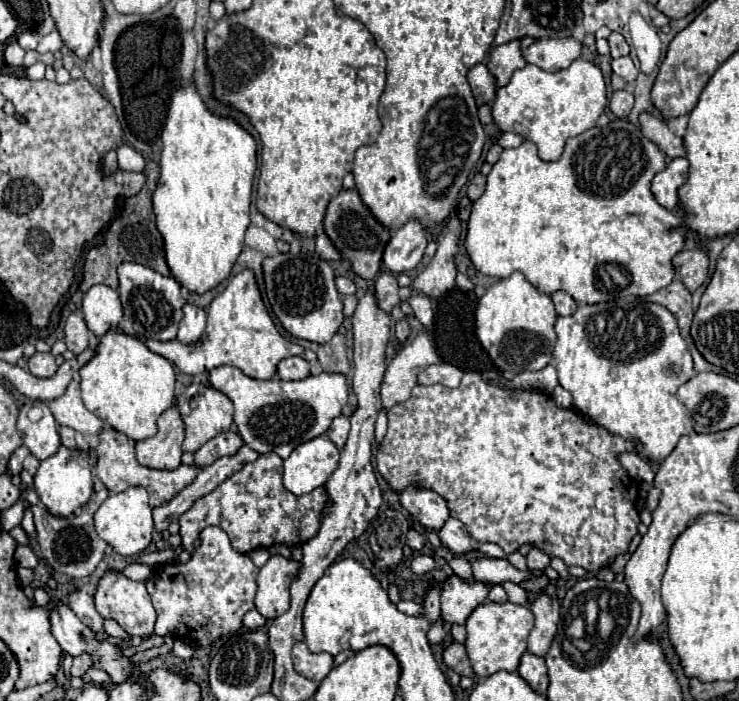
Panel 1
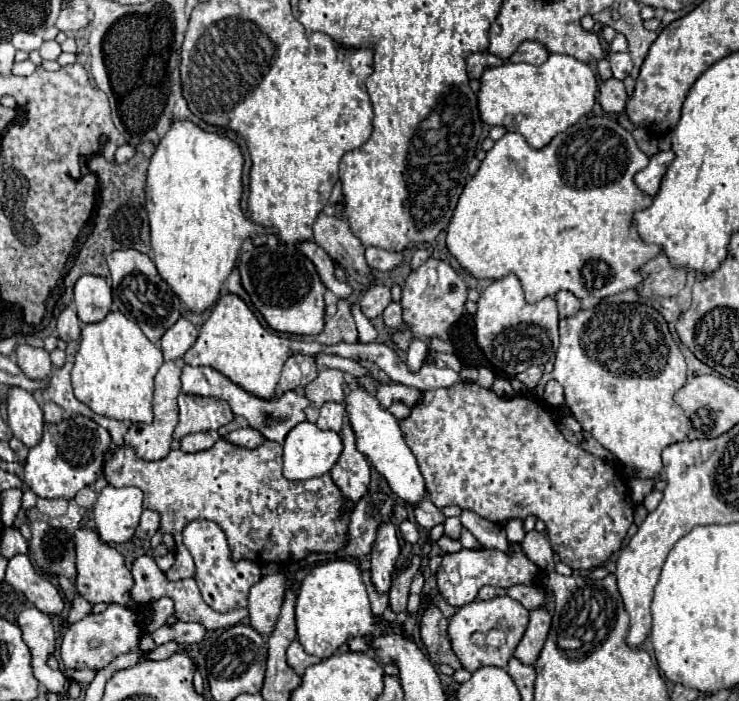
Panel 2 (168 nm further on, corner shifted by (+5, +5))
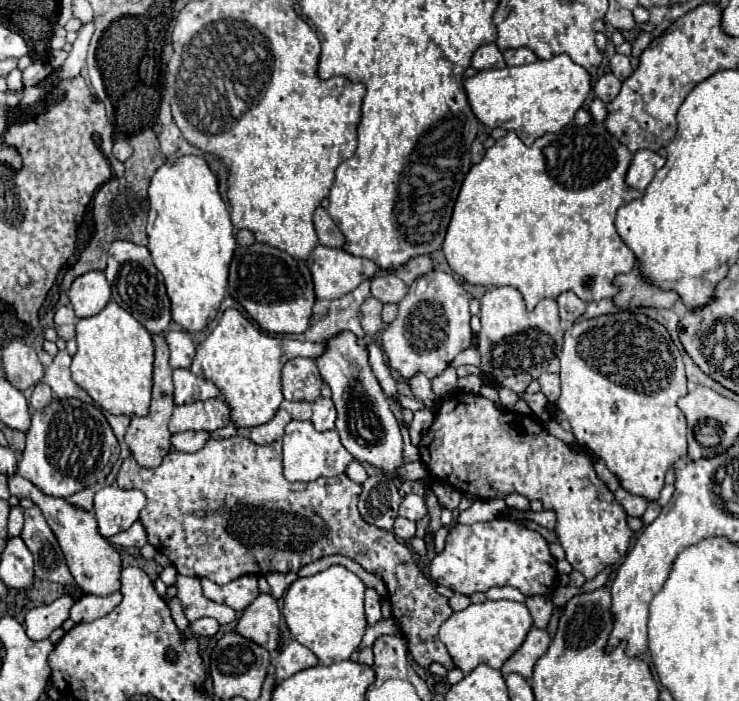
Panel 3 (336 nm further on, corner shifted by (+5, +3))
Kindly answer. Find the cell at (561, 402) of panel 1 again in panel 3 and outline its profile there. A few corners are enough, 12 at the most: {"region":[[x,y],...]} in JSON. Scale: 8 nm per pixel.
{"region":[[541,372],[537,382],[553,404],[559,398],[559,374]]}

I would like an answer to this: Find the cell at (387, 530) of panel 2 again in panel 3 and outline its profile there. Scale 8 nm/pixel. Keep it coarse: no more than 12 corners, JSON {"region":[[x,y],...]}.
{"region":[[365,590],[365,616],[373,626],[381,620],[381,602],[375,590]]}

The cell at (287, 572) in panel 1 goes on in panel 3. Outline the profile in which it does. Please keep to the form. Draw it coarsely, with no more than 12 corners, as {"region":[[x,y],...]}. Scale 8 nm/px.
{"region":[[259,594],[239,618],[237,634],[273,652],[281,612]]}

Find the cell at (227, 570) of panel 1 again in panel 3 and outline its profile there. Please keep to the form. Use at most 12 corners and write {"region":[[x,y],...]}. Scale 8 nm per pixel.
{"region":[[241,576],[225,586],[200,578],[203,594],[217,604],[245,610],[259,596],[257,578]]}

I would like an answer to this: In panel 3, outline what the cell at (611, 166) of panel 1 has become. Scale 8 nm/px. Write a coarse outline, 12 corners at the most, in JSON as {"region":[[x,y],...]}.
{"region":[[599,122],[467,172],[443,254],[527,310],[613,298],[631,152]]}

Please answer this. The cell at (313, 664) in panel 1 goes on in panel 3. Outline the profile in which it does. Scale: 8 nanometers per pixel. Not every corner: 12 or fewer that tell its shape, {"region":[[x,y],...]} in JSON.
{"region":[[291,640],[271,660],[275,678],[317,666],[309,648]]}

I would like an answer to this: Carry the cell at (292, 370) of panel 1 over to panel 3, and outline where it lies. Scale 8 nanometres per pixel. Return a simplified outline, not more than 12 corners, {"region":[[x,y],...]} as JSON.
{"region":[[313,358],[283,366],[283,396],[315,402],[321,376]]}

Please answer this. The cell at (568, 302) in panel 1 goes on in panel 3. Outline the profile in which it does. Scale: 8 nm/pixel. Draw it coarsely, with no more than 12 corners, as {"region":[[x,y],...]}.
{"region":[[573,292],[557,298],[561,320],[577,320],[587,304]]}

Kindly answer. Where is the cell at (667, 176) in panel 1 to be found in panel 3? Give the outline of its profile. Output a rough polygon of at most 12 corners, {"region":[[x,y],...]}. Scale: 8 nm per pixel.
{"region":[[637,150],[625,182],[645,190],[663,164],[653,150]]}

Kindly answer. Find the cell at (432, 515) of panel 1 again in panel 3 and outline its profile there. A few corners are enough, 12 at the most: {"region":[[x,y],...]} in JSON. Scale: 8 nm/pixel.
{"region":[[343,330],[315,358],[335,430],[395,472],[403,438],[367,344]]}

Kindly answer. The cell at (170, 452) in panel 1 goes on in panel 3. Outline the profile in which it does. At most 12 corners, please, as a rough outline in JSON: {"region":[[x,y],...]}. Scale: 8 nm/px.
{"region":[[153,334],[153,398],[125,442],[141,468],[171,448],[173,380],[165,334]]}

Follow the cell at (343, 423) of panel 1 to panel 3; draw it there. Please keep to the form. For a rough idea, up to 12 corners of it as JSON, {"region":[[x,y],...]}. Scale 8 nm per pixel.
{"region":[[331,398],[313,402],[311,422],[319,432],[335,428]]}

